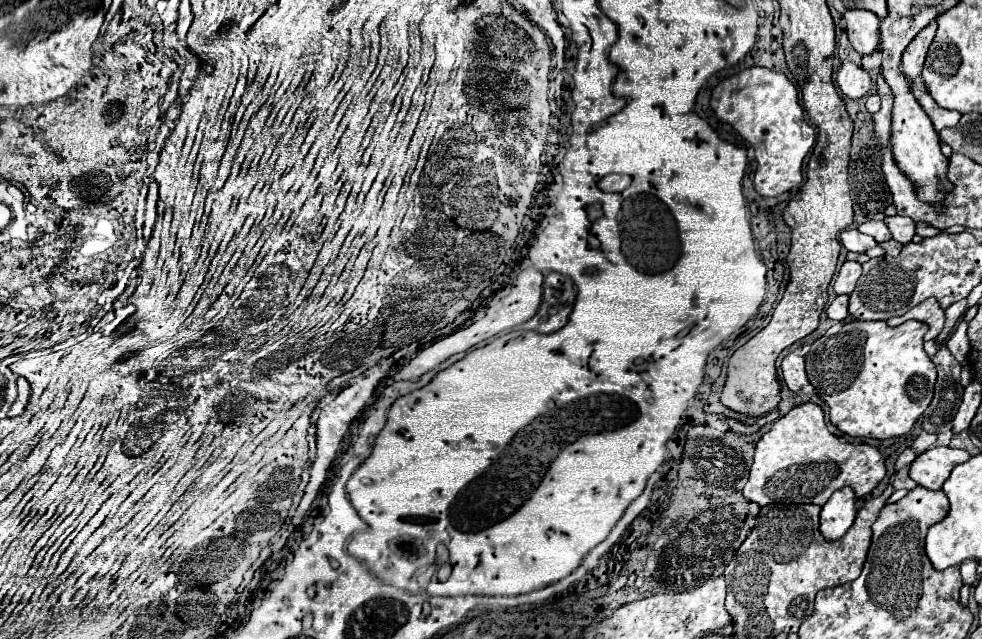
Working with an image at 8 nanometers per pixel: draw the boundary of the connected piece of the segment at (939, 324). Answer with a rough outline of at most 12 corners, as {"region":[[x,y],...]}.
{"region":[[927,299],[889,325],[917,319],[929,325],[925,339],[935,339],[945,325],[945,311],[937,299]]}

